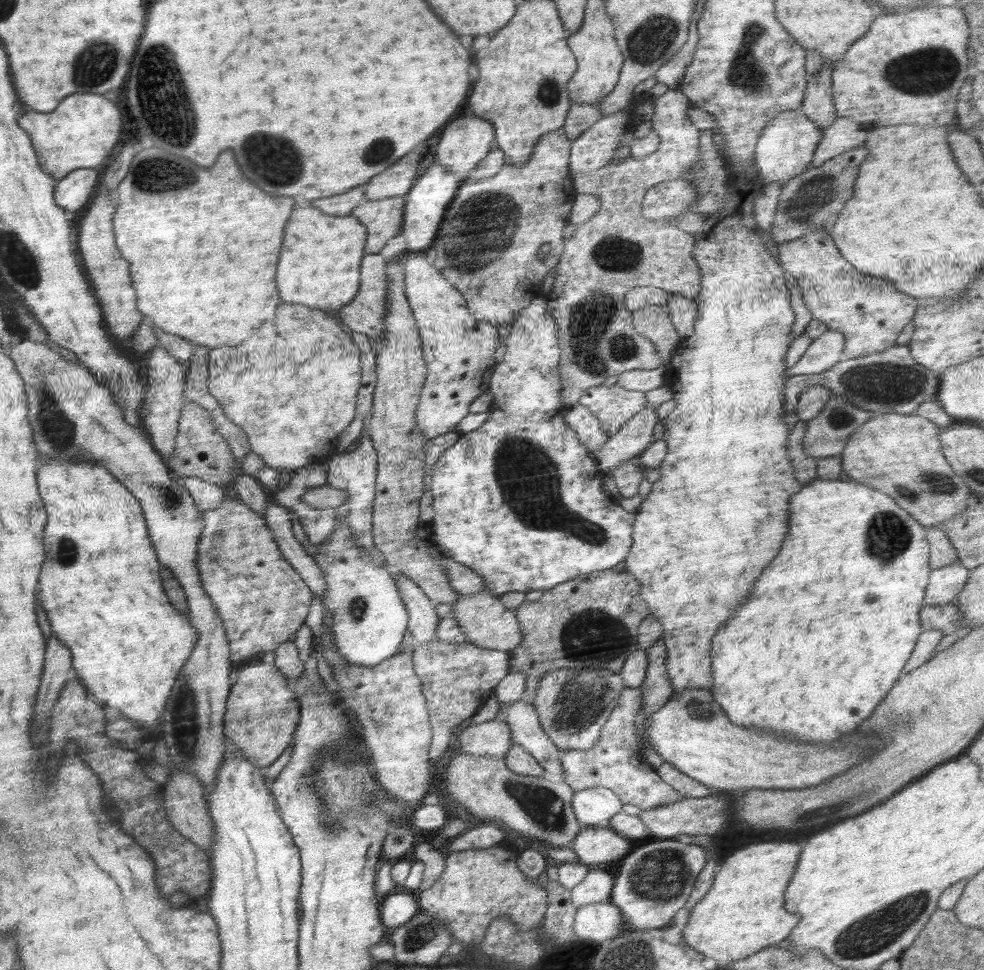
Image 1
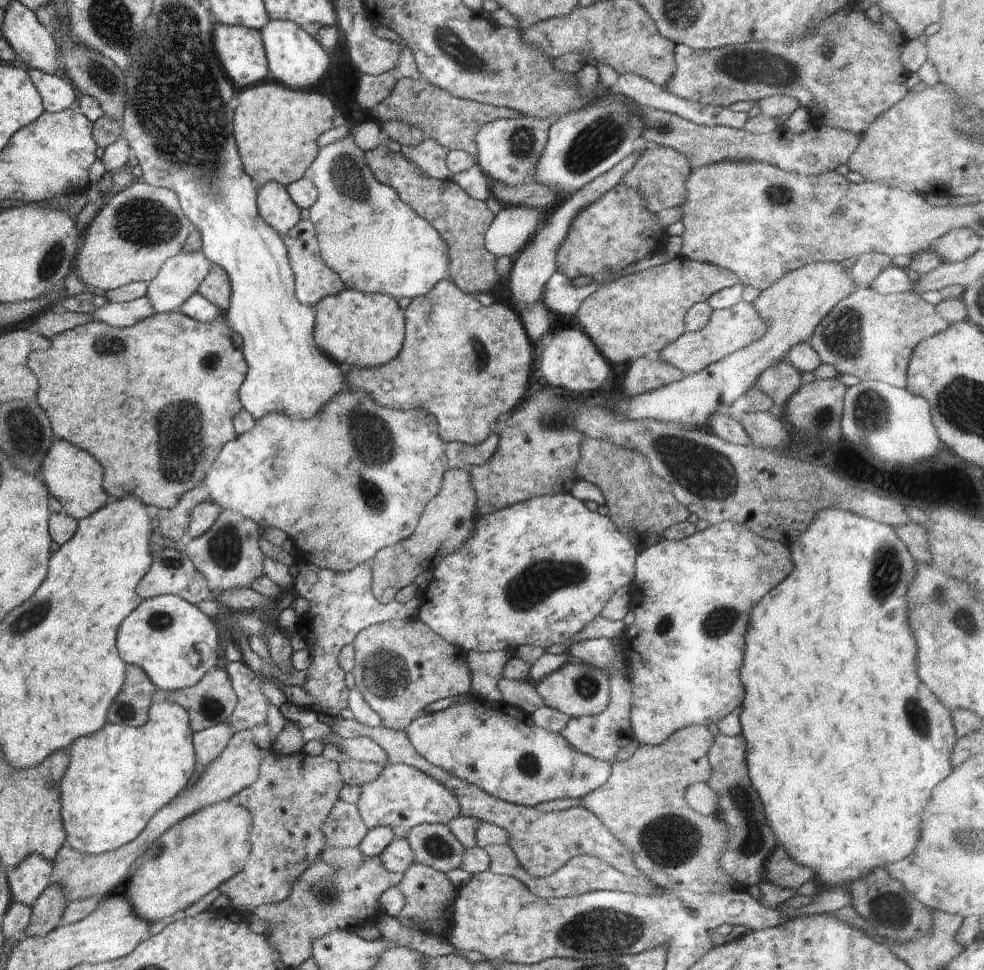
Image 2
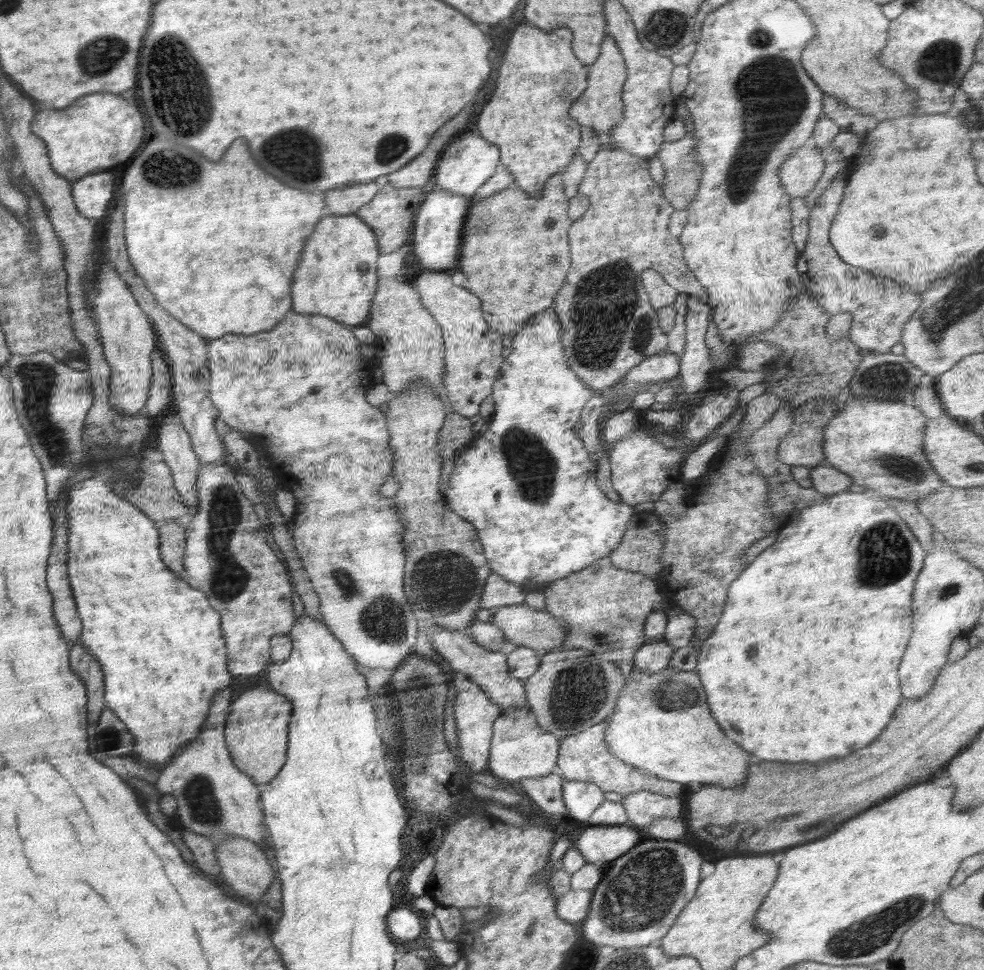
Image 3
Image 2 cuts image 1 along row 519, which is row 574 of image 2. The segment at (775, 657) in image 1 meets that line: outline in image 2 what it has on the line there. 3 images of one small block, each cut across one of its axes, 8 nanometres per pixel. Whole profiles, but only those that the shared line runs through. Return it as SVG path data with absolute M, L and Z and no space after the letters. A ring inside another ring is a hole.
M824 508L800 534L799 540L790 544L789 549L790 558L794 562L792 572L764 595L760 604L756 604L746 634L744 666L740 670L740 678L746 690L746 700L740 714L741 735L746 740L746 766L750 782L764 806L768 826L788 856L796 864L812 868L815 879L826 884L826 887L849 886L864 878L874 868L888 862L898 862L914 852L922 834L922 816L930 794L952 772L950 756L958 738L952 722L952 710L946 708L916 674L916 642L912 640L914 634L908 628L906 596L916 576L917 562L908 552L906 544L900 540L897 528L848 510Z

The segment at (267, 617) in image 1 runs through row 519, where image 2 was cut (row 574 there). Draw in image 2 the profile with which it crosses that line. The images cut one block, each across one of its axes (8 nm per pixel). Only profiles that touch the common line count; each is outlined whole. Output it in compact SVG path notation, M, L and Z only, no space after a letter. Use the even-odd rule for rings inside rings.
M223 509L216 522L210 528L194 539L186 539L186 556L203 574L212 594L220 594L232 587L242 587L252 590L254 582L265 575L265 555L260 550L261 530L259 526L242 514L230 509Z

